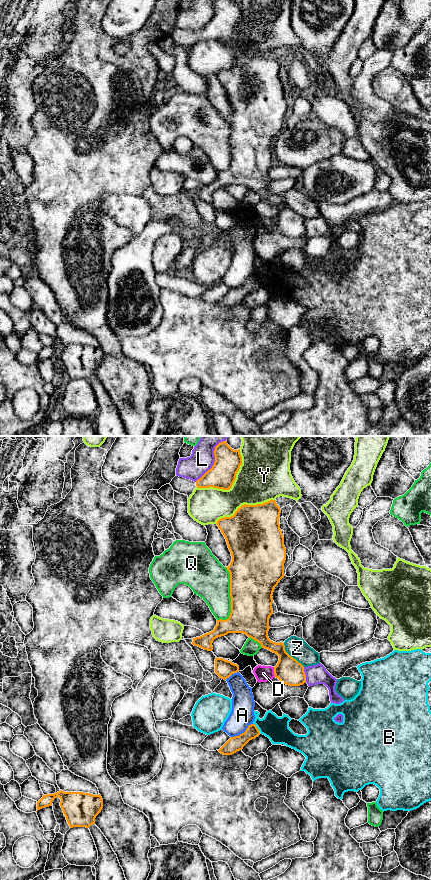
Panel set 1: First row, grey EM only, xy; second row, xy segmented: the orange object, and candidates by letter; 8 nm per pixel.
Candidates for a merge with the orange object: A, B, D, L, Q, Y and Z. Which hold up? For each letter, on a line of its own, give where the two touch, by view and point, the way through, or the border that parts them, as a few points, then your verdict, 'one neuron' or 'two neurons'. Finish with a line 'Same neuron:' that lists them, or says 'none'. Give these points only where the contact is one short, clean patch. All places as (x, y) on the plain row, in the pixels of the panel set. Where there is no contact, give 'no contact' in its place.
A: xy (242, 285) | two neurons
B: xy (257, 280) | two neurons
D: xy (274, 224) | two neurons
L: xy (212, 18) | two neurons
Q: xy (231, 150) | two neurons
Y: xy (232, 36) | two neurons
Z: xy (290, 208) | two neurons
Same neuron: none

